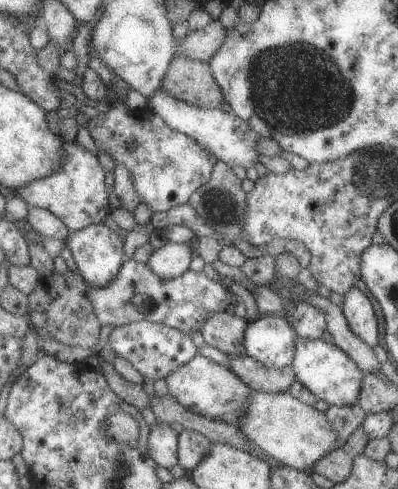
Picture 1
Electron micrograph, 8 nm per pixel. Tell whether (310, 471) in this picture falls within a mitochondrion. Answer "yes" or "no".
no

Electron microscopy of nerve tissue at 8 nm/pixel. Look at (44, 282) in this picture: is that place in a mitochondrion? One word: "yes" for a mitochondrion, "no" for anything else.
no

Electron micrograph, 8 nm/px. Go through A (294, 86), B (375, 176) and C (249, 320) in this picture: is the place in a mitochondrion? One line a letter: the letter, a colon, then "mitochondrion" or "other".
A: mitochondrion
B: mitochondrion
C: other

